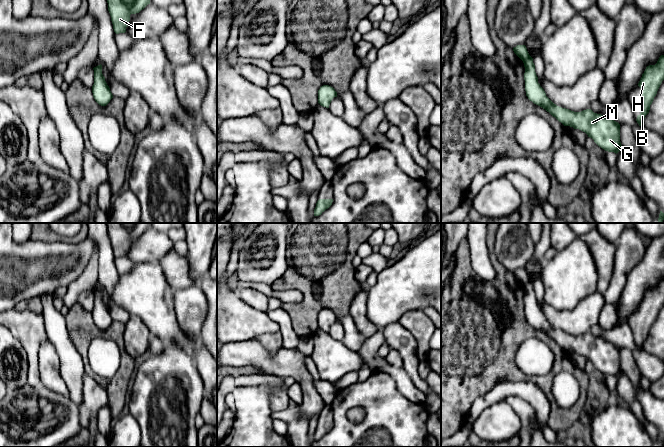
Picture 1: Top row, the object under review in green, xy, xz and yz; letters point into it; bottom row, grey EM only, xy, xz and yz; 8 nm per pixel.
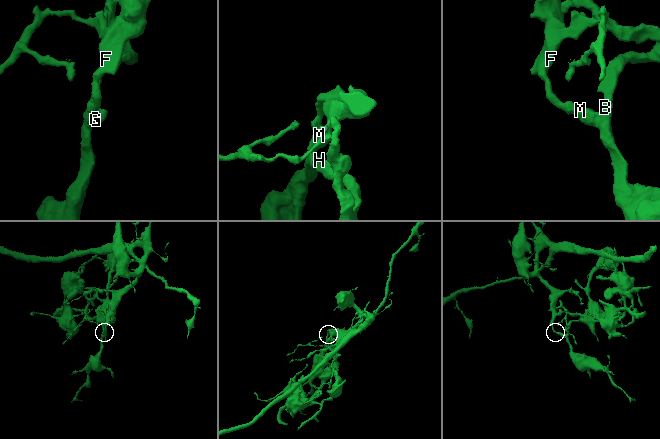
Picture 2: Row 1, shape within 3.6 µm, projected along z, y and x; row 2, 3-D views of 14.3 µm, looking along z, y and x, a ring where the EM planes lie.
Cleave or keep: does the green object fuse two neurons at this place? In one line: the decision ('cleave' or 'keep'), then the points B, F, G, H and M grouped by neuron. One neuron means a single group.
cleave; B G H M / F

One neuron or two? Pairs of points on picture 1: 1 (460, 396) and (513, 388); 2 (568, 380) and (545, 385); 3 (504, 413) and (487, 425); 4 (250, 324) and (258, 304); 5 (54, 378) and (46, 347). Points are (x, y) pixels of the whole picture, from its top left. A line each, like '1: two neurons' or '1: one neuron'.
1: two neurons
2: two neurons
3: one neuron
4: two neurons
5: one neuron

